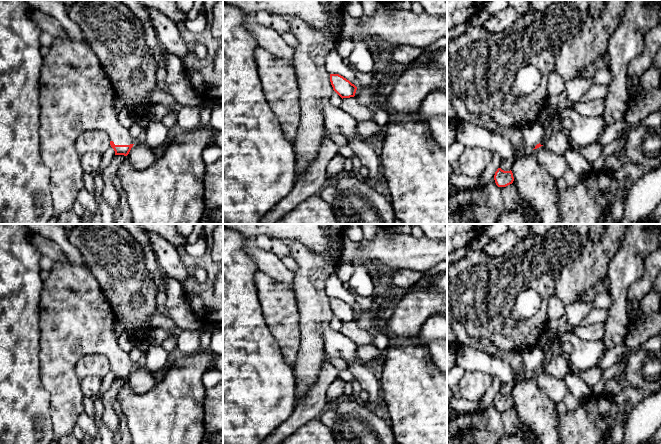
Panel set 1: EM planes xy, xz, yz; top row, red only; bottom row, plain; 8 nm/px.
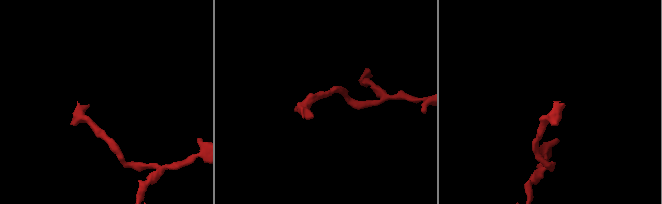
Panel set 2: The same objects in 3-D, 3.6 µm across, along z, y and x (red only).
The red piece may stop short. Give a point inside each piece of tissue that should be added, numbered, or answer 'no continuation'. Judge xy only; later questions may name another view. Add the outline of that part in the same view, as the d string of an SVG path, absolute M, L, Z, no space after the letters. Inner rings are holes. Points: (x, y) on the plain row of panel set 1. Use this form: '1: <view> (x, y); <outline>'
1: xy (76, 318); M67 257L64 262L54 262L50 276L43 282L39 302L41 385L50 393L51 420L54 441L73 434L79 416L83 413L83 393L75 373L78 360L85 354L102 354L115 369L134 368L129 353L122 350L115 331L116 318L112 306L90 268L75 264Z

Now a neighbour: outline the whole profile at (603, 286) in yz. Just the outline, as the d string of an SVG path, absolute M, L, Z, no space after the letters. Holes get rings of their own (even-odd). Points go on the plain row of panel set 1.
M608 278L601 280L600 282L596 283L596 285L587 290L581 297L581 302L584 303L592 303L595 297L601 293L609 292L609 280Z

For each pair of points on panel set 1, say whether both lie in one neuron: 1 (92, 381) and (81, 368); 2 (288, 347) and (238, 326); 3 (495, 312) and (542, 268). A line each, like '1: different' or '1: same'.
1: different
2: different
3: same

